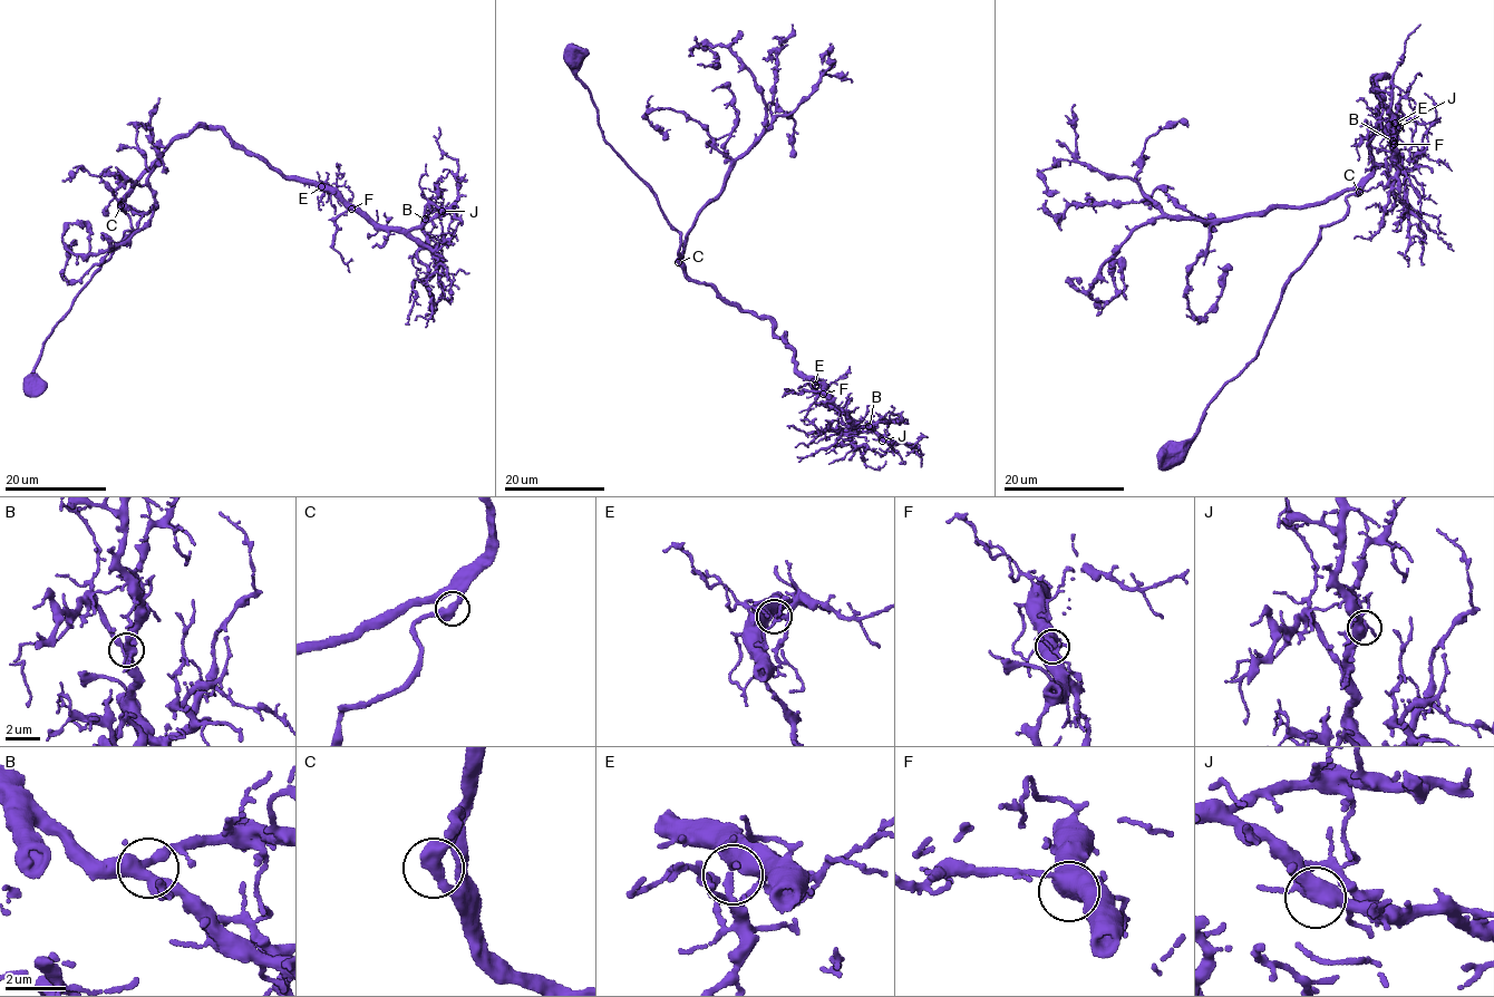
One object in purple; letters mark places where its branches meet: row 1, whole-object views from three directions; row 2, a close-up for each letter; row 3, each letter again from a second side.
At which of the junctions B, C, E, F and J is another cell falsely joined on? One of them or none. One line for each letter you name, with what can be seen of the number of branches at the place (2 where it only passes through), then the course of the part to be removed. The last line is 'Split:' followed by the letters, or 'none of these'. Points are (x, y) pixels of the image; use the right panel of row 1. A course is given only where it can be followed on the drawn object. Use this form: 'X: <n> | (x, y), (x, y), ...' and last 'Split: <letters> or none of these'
Split: none of these

